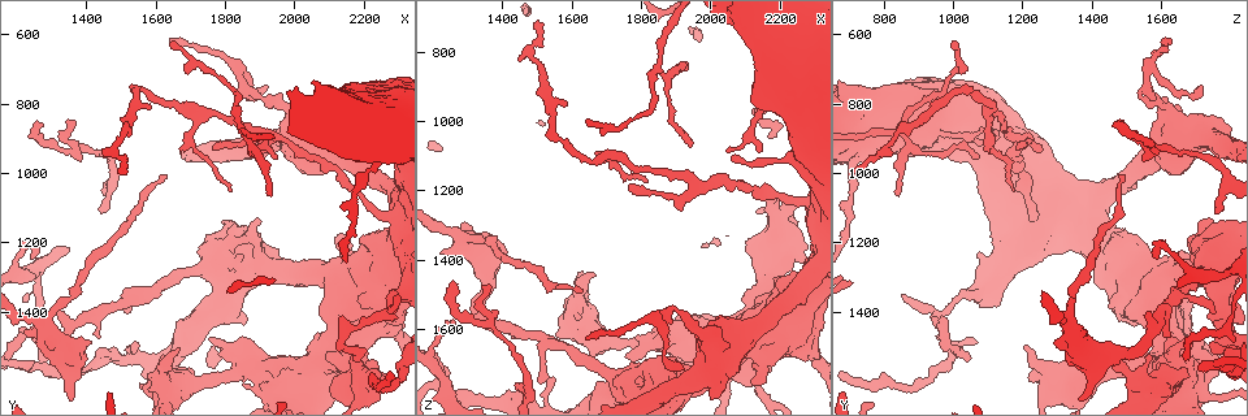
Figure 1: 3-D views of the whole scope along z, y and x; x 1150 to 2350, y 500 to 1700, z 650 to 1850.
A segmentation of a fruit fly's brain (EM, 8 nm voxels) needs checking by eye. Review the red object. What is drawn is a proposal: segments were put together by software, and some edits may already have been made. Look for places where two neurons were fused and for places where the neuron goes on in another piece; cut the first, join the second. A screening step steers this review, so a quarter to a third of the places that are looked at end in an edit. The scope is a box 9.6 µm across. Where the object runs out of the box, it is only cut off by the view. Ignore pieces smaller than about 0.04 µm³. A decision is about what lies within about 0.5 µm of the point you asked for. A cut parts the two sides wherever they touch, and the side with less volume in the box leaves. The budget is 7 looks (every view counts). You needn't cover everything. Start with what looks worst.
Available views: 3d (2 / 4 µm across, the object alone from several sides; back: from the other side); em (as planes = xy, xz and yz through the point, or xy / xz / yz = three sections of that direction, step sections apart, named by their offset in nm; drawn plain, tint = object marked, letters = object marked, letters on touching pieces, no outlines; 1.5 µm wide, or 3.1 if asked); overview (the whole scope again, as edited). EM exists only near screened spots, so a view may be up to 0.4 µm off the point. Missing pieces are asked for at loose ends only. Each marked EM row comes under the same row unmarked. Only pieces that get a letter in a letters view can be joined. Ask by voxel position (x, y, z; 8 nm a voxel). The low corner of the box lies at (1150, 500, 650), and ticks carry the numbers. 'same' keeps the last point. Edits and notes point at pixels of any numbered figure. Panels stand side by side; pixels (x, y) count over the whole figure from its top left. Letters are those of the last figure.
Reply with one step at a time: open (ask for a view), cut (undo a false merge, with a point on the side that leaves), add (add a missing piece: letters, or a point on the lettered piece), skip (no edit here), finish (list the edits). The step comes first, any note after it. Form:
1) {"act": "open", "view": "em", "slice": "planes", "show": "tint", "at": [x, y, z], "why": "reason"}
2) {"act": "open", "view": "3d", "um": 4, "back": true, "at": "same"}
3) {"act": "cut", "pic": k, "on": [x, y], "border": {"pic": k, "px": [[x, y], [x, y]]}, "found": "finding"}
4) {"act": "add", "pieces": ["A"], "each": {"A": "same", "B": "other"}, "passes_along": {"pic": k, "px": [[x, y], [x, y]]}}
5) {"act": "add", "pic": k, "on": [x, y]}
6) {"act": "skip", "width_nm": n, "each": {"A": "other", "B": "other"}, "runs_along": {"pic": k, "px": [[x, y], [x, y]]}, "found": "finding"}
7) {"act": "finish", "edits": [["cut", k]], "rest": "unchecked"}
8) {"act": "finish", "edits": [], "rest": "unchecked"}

{"act": "open", "view": "em", "slice": "planes", "show": "letters", "at": [2130, 1180, 1750], "why": "free end"}

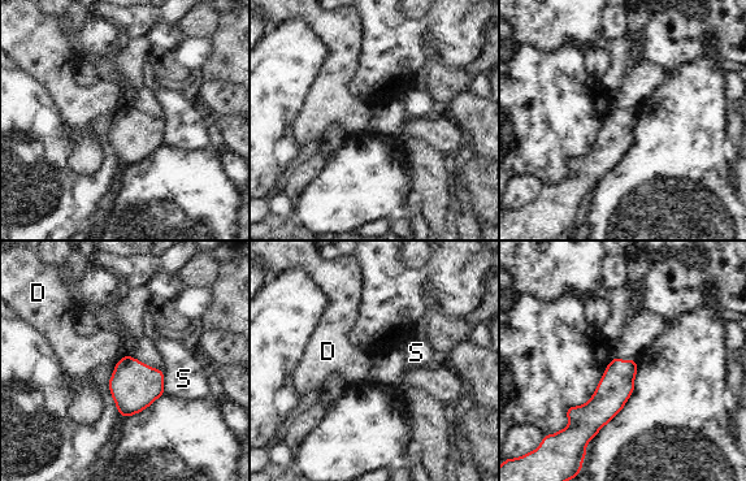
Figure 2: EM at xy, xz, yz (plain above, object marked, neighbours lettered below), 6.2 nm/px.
{"act": "skip", "width_nm": 220, "each": {"D": "other", "S": "other"}, "found": "no lettered piece goes on from it"}

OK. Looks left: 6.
{"act": "open", "view": "em", "slice": "planes", "show": "letters", "at": [2020, 830, 1730], "why": "stops while still wide"}

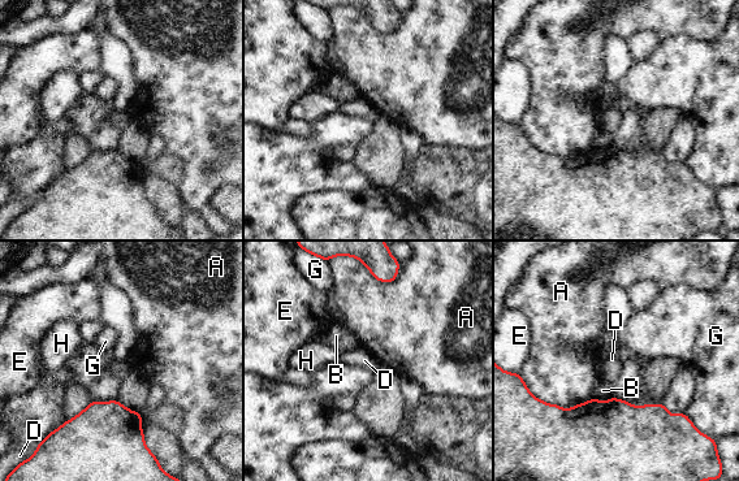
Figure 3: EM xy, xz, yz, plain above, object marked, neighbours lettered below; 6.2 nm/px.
{"act": "skip", "each": {"A": "other", "B": "other", "D": "other", "E": "other", "G": "other", "H": "other"}, "border": {"pic": 3, "px": [[613, 397], [605, 401], [593, 398]]}, "found": "none of them fits"}

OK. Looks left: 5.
{"act": "open", "view": "em", "slice": "planes", "show": "letters", "at": [1430, 1470, 1620], "why": "free end"}

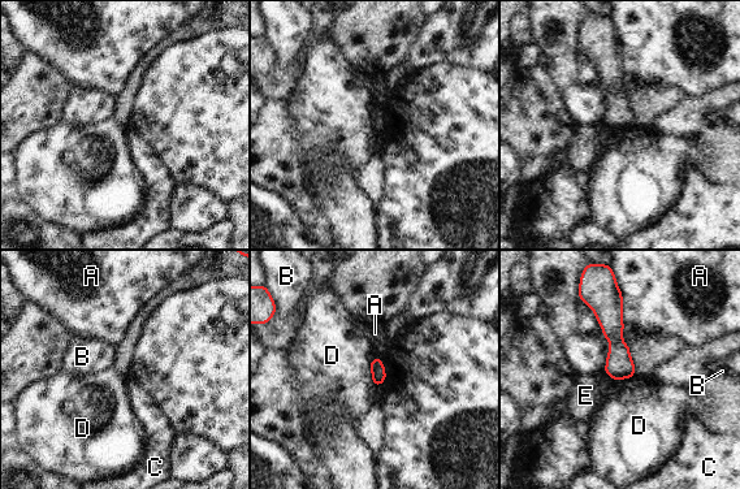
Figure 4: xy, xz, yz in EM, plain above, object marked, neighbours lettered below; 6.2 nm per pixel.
{"act": "skip", "each": {"A": "other", "B": "other", "C": "other", "D": "other", "E": "other"}, "border": {"pic": 4, "px": [[375, 356], [370, 366], [372, 384]]}, "found": "no lettered piece goes on from it"}

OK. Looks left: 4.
{"act": "finish", "edits": [], "rest": "unchecked"}

